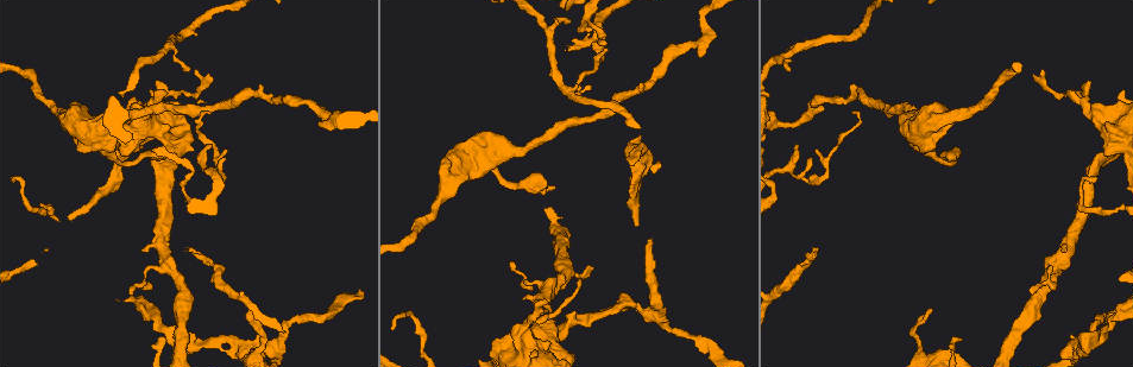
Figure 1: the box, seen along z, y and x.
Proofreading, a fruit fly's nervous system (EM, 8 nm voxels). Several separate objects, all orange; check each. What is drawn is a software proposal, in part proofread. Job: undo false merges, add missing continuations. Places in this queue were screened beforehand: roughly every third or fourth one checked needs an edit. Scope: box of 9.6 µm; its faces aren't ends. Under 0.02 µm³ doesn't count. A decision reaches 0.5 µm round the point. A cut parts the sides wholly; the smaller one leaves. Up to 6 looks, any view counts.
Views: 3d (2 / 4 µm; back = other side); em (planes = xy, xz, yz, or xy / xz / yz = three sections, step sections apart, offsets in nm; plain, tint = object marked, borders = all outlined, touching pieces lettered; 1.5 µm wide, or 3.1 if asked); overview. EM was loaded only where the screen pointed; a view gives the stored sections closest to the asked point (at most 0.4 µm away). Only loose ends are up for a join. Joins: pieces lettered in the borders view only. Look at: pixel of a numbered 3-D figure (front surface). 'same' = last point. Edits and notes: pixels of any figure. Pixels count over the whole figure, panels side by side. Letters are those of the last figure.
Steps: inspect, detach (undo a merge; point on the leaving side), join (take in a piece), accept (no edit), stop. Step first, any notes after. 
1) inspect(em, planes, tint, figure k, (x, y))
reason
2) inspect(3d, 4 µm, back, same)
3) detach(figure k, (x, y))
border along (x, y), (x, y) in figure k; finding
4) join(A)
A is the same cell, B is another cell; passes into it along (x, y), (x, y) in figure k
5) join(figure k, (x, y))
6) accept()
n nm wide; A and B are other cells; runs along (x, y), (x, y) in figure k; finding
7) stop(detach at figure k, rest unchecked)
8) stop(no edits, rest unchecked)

inspect(em, planes, borders, figure 1, (923, 140))
thick turns thin

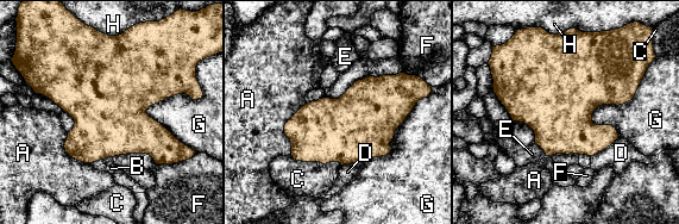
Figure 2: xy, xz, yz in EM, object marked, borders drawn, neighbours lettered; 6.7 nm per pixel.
accept()
G touches over 440 nm; A, B, C, D, E, F, G and H are other cells; border along (641, 82), (592, 123) in figure 2; continuous, no second neuron

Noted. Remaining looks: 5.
inspect(3d, 4 µm, figure 1, (324, 127))
abrupt turn

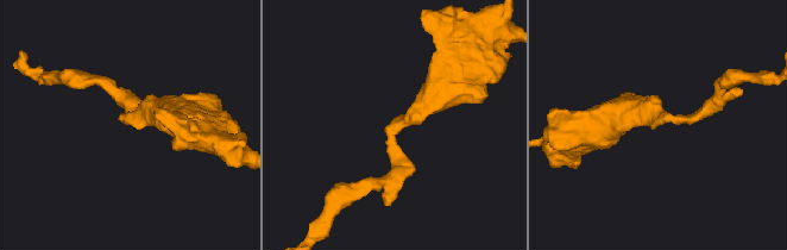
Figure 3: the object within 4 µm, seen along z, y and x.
inspect(em, planes, borders, figure 3, (668, 120))
arms of 240, 360 nm

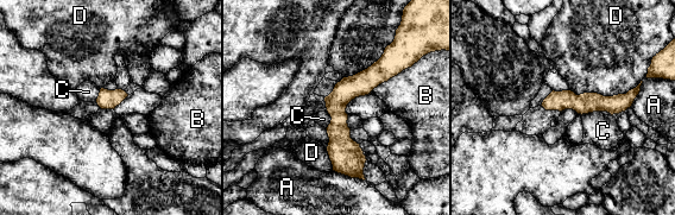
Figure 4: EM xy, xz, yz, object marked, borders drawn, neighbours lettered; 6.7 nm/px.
accept()
130 nm wide; A, B, C and D are other cells; border along (600, 111), (581, 115) in figure 4; continuous, no second neuron

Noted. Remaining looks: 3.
inspect(3d, 2 µm, figure 1, (185, 68))
thin end

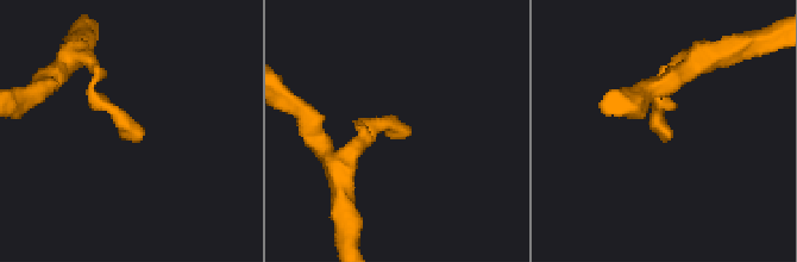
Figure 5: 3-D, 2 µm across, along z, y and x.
inspect(em, yz, step 8, borders, figure 5, (123, 135))
need the tissue

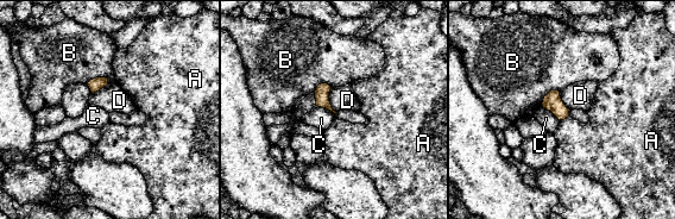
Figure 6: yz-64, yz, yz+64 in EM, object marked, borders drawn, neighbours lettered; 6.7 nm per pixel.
accept()
100 nm wide; A, B, C and D are other cells; border along (316, 105), (329, 110), (335, 117) in figure 6; no lettered piece goes on from it

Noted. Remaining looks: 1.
stop(no edits, rest unchecked)

